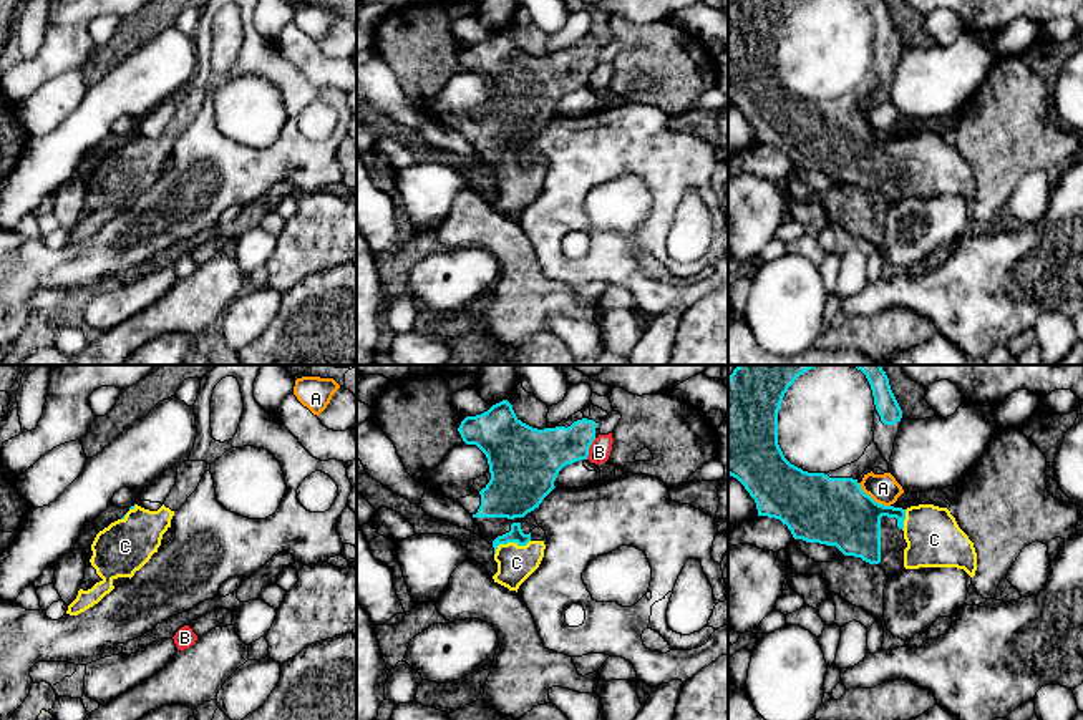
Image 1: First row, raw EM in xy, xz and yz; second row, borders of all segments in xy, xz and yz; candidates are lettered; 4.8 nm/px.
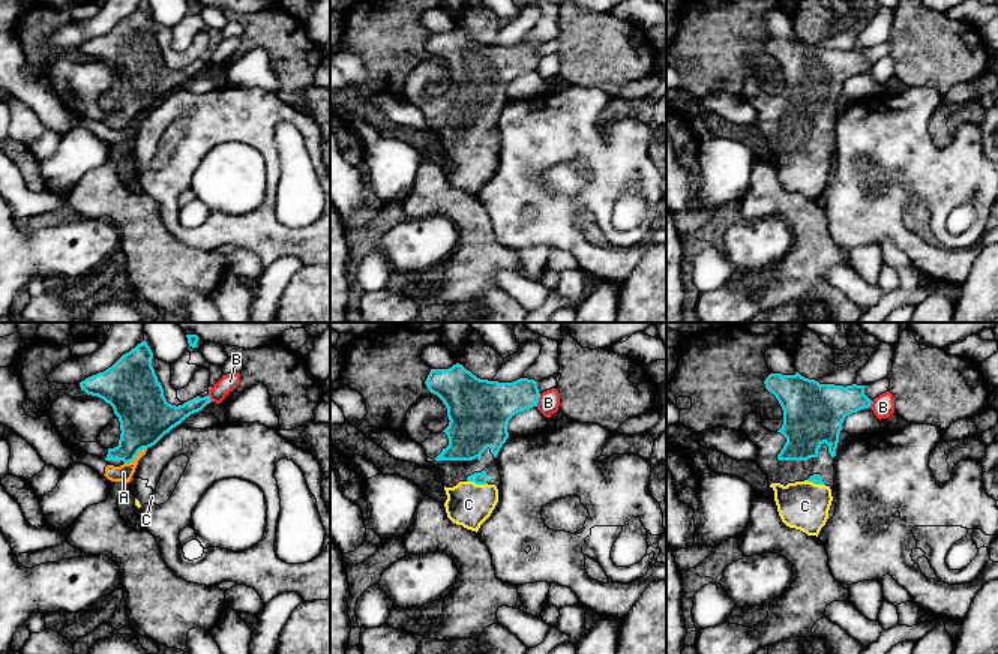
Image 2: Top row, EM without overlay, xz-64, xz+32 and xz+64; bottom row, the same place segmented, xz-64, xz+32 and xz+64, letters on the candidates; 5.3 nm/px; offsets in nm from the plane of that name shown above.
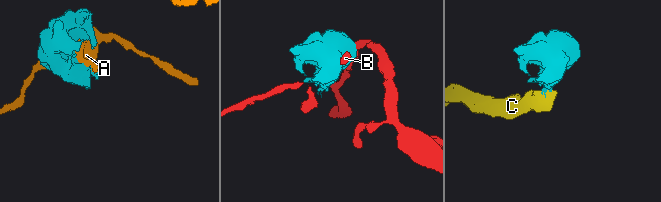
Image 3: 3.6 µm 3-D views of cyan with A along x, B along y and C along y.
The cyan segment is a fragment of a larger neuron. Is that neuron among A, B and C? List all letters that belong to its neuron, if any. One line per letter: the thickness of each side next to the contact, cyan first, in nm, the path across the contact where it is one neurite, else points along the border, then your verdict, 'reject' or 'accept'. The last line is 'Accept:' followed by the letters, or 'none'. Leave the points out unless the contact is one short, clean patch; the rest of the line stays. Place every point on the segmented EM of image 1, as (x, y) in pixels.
A: 340/140 nm | reject
B: 240/110 nm | reject
C: 70/180 nm | across xz (516, 535), (509, 541), (516, 563) | accept
Accept: C

